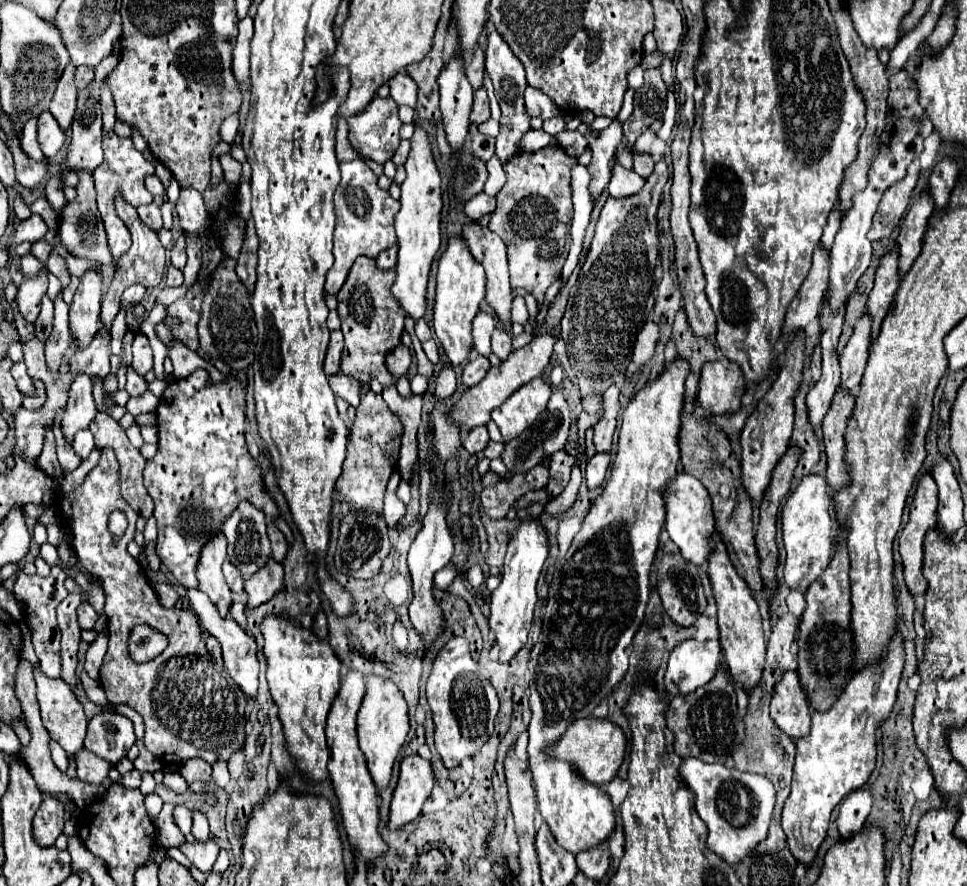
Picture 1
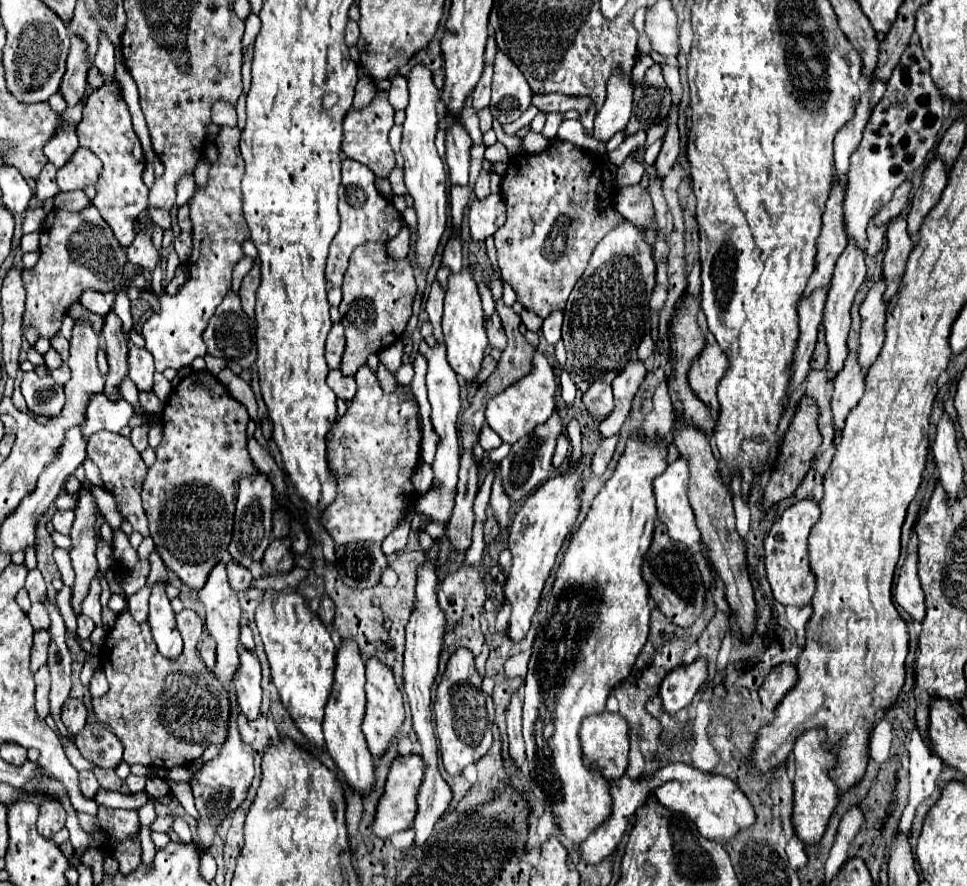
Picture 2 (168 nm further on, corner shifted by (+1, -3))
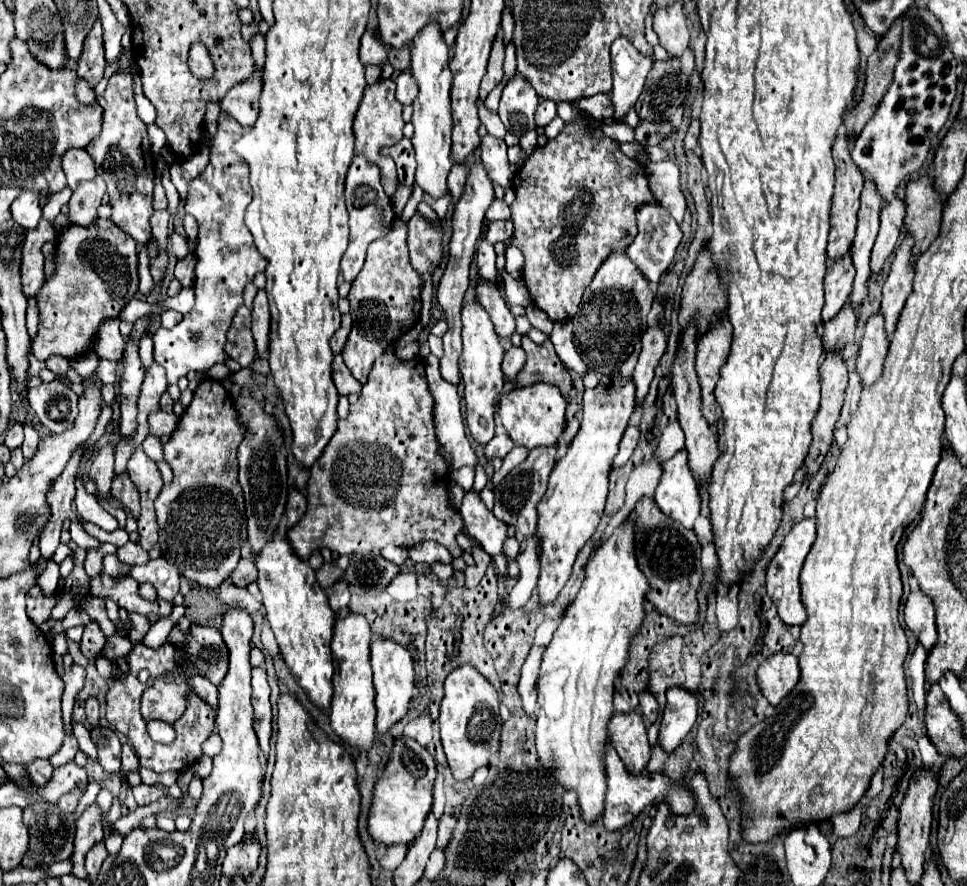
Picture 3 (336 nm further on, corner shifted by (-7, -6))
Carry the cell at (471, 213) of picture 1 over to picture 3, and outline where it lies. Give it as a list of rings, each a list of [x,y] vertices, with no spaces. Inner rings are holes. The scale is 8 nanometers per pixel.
[[[491,222],[491,224],[489,224],[487,240],[489,240],[491,244],[503,242],[503,240],[507,240],[507,236],[511,236],[511,232],[513,232],[513,224],[511,224],[511,222]]]

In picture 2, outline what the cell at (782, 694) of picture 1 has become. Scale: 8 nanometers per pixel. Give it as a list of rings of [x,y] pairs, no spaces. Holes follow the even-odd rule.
[[[789,663],[777,665],[767,675],[767,681],[763,683],[763,687],[759,691],[759,697],[761,697],[763,707],[773,713],[777,709],[779,701],[783,701],[785,693],[791,691],[797,681],[799,681],[799,675],[797,675],[797,669],[793,665],[789,665]]]

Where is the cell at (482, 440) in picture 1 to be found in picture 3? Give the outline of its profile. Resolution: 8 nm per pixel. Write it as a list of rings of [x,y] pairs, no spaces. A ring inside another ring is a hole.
[[[497,434],[489,444],[485,444],[483,452],[485,452],[485,458],[487,460],[493,460],[493,458],[505,458],[511,450],[513,450],[513,440],[507,436],[507,434]]]

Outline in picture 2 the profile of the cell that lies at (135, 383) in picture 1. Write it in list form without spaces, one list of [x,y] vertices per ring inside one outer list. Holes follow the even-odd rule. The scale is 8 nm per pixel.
[[[151,391],[151,393],[139,393],[139,405],[147,413],[161,413],[163,411],[163,401]]]

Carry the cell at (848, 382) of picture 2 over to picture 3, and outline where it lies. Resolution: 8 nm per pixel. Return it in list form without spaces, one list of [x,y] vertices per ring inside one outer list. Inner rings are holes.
[[[877,312],[867,320],[865,336],[861,338],[861,350],[857,358],[857,372],[865,386],[873,384],[881,376],[887,350],[889,350],[889,340],[883,328],[883,314]]]

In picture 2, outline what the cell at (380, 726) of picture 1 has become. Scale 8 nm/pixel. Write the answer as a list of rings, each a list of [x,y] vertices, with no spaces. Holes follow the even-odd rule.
[[[367,659],[367,683],[365,683],[365,693],[367,693],[367,707],[365,707],[365,717],[363,717],[363,735],[367,739],[369,751],[375,759],[379,759],[387,747],[393,743],[395,733],[405,721],[405,709],[403,709],[403,695],[395,685],[393,673],[387,665],[383,665],[377,659]]]

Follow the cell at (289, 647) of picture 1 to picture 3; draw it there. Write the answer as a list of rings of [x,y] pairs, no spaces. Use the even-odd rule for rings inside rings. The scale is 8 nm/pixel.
[[[275,532],[271,544],[265,544],[255,558],[259,570],[257,586],[263,594],[263,606],[279,650],[295,674],[297,682],[305,688],[309,700],[319,708],[327,710],[333,696],[333,658],[331,658],[331,636],[335,624],[335,612],[331,610],[325,592],[315,580],[315,570],[303,562],[291,548],[285,536]]]

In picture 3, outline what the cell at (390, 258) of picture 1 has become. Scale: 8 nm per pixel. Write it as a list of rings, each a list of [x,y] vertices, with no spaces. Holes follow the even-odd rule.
[[[419,212],[409,220],[409,252],[411,252],[411,264],[419,272],[422,280],[421,301],[422,308],[419,322],[423,327],[428,327],[431,320],[432,298],[434,294],[433,272],[441,264],[443,258],[443,230],[439,226],[433,226],[427,222],[425,216]]]

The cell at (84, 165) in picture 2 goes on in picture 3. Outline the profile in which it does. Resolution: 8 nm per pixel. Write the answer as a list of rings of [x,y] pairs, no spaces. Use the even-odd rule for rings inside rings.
[[[101,176],[89,182],[81,182],[69,200],[69,218],[77,226],[91,226],[97,220],[97,208],[105,194],[105,182]]]

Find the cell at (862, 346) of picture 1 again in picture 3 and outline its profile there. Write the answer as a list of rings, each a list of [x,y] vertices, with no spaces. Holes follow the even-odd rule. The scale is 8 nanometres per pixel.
[[[905,236],[901,246],[895,252],[895,258],[891,262],[891,272],[889,278],[883,284],[883,302],[881,310],[885,316],[885,330],[889,336],[895,332],[897,318],[913,292],[913,276],[915,276],[915,266],[911,262],[911,248],[913,248],[913,236]]]

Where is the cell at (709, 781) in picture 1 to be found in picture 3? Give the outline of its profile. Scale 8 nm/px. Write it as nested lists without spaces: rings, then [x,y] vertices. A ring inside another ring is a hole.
[[[605,742],[603,766],[605,766],[605,776],[607,776],[607,794],[605,794],[605,808],[603,808],[603,824],[605,824],[607,830],[617,830],[617,828],[629,824],[651,802],[669,802],[671,810],[677,812],[677,814],[689,814],[695,808],[695,800],[693,800],[691,792],[685,786],[673,784],[663,774],[651,774],[647,770],[643,770],[641,774],[627,772],[625,764],[621,762],[621,758],[617,756],[615,748],[609,742]]]

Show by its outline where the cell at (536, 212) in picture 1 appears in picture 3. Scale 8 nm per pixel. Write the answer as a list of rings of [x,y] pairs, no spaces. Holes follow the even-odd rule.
[[[579,118],[567,122],[555,140],[549,140],[543,148],[537,148],[525,166],[517,170],[513,180],[513,190],[517,194],[517,200],[511,206],[515,226],[513,246],[517,246],[525,256],[523,282],[533,304],[553,322],[571,320],[577,314],[581,296],[599,270],[601,262],[611,252],[627,250],[637,234],[635,212],[639,206],[659,204],[649,190],[647,168],[637,160],[627,158],[621,152],[619,142],[605,136],[601,128],[595,128],[591,134],[587,134],[583,124],[577,120]]]

